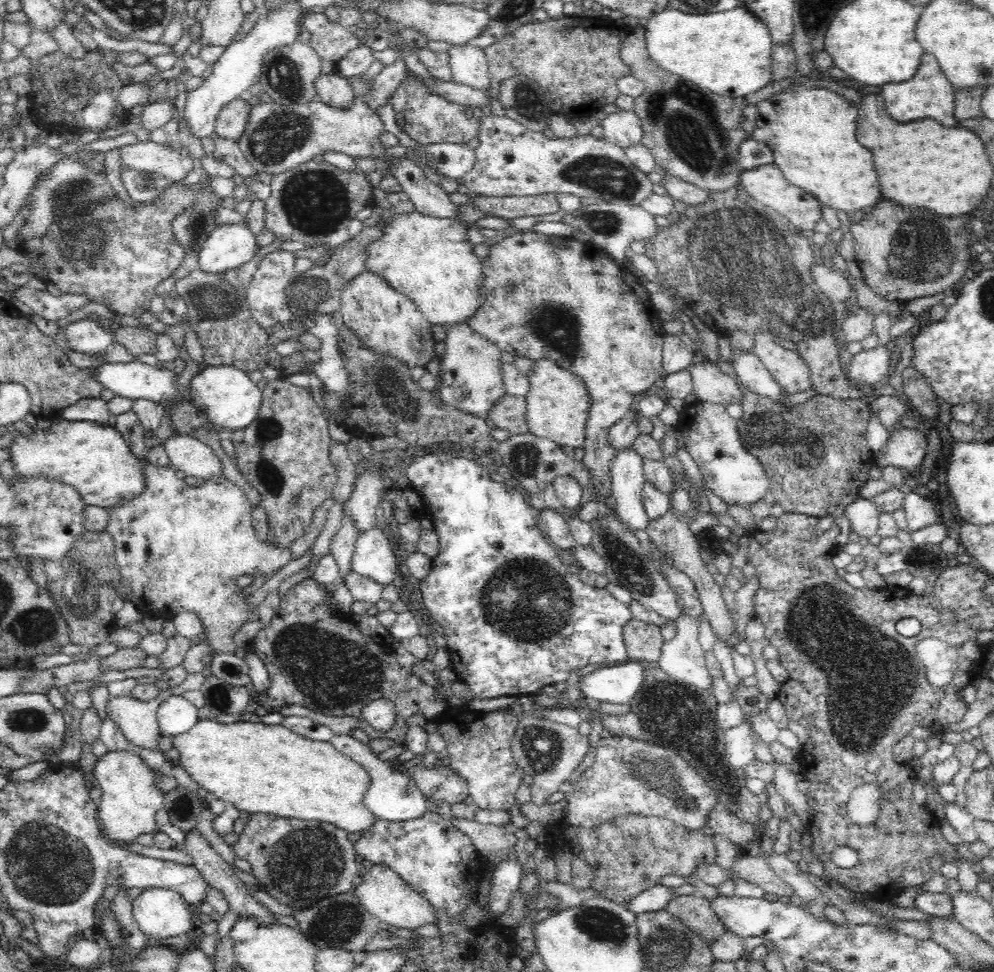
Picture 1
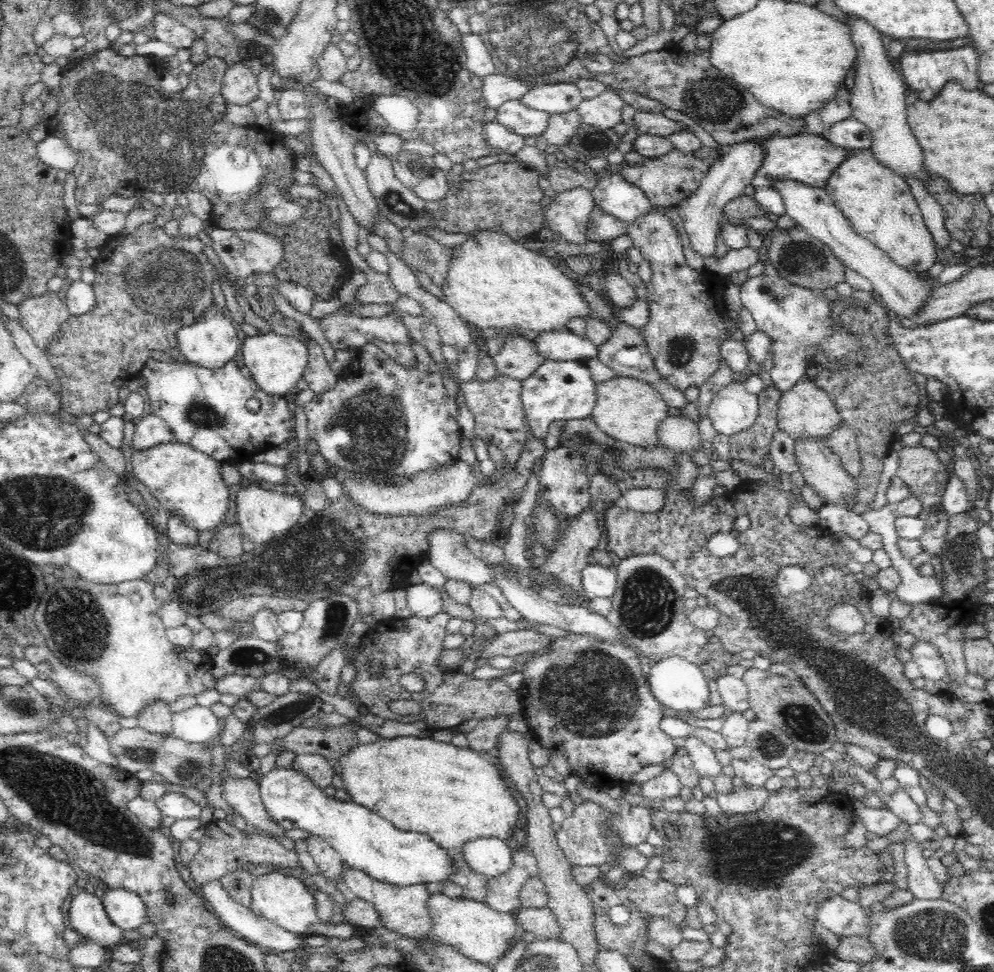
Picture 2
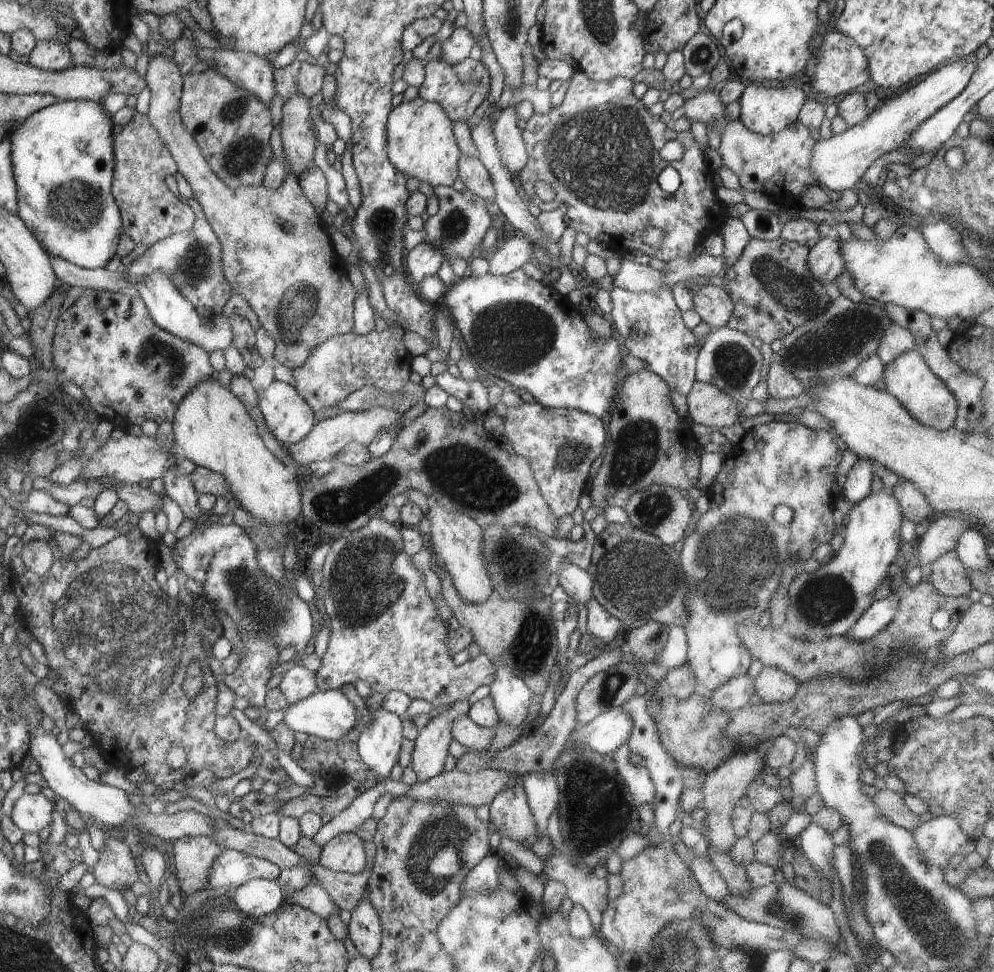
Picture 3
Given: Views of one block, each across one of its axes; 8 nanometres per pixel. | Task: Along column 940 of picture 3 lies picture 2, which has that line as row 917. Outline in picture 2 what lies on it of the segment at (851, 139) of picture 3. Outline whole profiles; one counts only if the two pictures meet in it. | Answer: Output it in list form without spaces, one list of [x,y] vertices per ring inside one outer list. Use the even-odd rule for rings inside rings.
[[[75,891],[68,908],[70,928],[109,951],[124,944],[124,930],[108,918],[103,899],[87,891]]]

